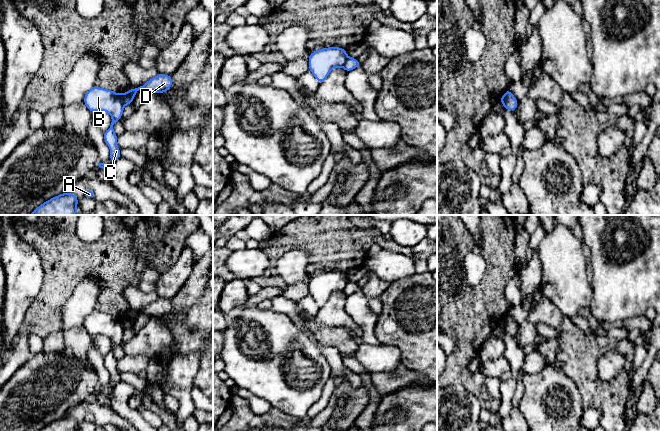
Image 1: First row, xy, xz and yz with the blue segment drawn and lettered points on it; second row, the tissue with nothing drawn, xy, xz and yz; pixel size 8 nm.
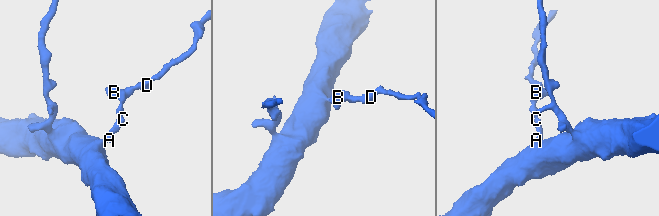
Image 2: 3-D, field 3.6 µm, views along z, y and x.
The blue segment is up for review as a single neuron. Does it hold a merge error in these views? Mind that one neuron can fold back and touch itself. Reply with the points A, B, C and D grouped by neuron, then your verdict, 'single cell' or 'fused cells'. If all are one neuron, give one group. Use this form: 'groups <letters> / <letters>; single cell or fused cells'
groups A B C / D; fused cells

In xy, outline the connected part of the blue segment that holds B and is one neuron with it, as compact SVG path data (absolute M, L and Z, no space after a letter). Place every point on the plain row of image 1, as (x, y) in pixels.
M93 310L84 321L85 329L94 337L100 334L108 336L112 341L112 346L107 355L104 356L105 367L110 371L110 384L112 388L121 381L121 376L117 371L117 360L114 356L113 349L119 345L123 336L122 319L109 313L102 313Z

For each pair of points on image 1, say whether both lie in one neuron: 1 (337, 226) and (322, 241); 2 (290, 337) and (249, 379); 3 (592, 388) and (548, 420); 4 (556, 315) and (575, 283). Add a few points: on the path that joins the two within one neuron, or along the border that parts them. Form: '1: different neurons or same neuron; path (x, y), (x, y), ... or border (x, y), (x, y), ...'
1: same neuron; path (333, 230), (326, 237)
2: same neuron; path (278, 349), (274, 353), (274, 359), (261, 367)
3: different neurons; border (567, 376), (575, 384), (584, 408)
4: different neurons; border (543, 296), (569, 319)

